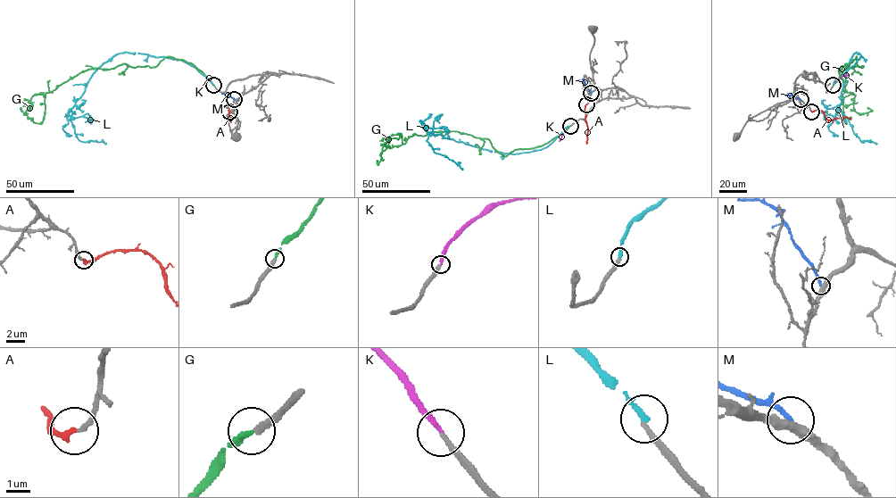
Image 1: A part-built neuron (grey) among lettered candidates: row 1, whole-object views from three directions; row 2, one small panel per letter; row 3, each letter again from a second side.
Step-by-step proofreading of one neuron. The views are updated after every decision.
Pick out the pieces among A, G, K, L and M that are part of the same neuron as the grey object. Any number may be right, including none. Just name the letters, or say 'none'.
A, K, M

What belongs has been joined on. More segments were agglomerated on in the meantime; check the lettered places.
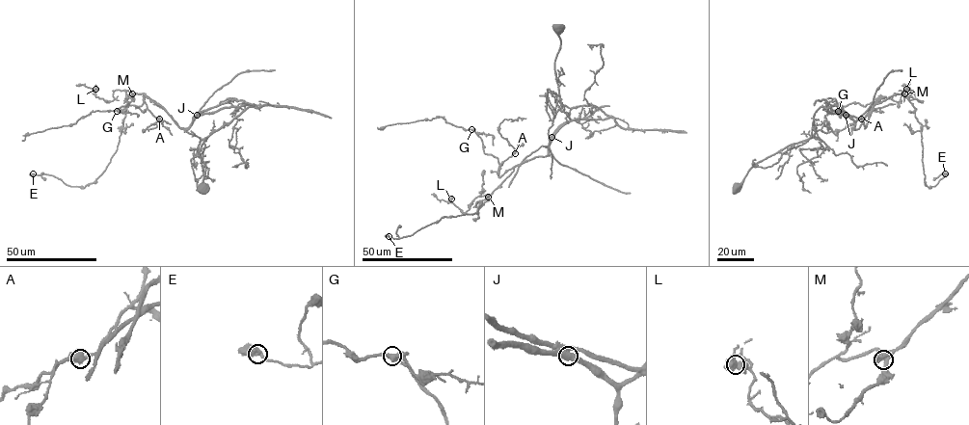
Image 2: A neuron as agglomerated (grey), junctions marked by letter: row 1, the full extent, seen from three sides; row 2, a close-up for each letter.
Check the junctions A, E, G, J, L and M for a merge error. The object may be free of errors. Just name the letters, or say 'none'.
J

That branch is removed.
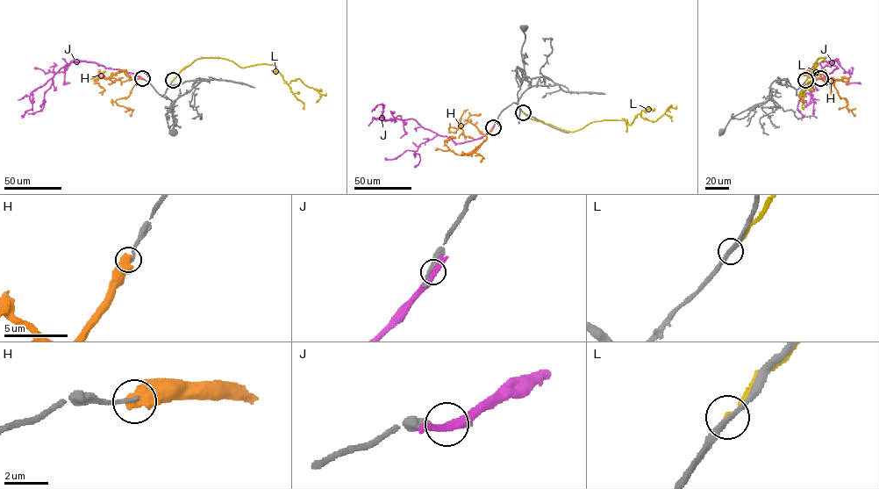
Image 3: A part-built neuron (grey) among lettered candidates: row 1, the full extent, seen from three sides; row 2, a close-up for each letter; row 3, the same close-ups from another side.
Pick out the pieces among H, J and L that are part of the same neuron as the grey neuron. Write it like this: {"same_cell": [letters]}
{"same_cell": []}

